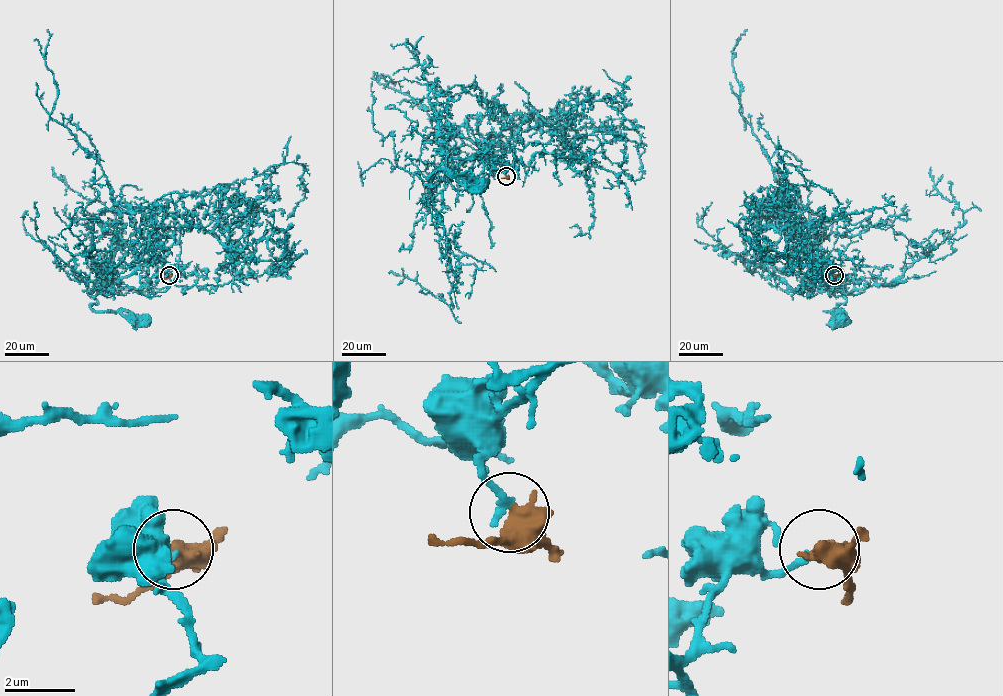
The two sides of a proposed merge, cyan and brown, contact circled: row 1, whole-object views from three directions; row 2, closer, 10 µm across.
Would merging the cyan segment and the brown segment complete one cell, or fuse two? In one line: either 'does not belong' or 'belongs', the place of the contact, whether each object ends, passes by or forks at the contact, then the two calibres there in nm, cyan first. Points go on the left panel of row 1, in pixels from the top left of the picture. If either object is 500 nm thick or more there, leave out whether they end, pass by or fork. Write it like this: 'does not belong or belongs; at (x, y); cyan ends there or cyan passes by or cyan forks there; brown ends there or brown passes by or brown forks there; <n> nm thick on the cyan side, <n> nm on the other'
belongs; at (169, 275); cyan ends there; brown passes by; 220 nm thick on the cyan side, 440 nm on the other

